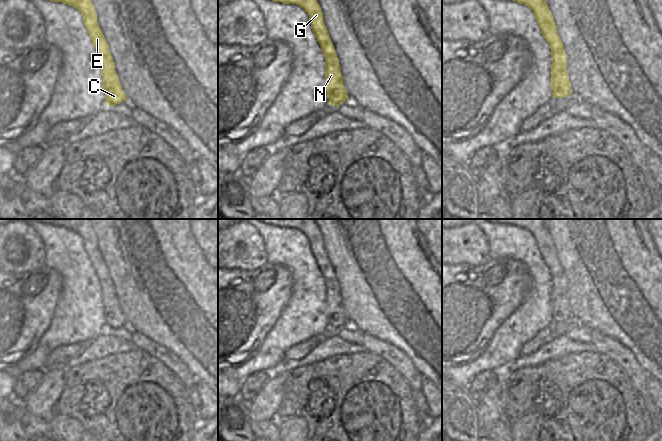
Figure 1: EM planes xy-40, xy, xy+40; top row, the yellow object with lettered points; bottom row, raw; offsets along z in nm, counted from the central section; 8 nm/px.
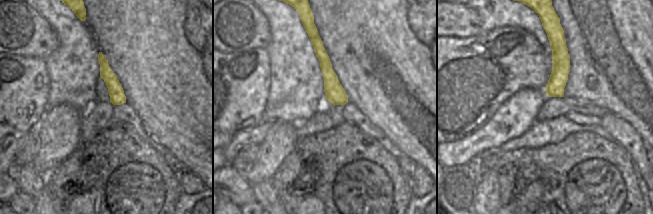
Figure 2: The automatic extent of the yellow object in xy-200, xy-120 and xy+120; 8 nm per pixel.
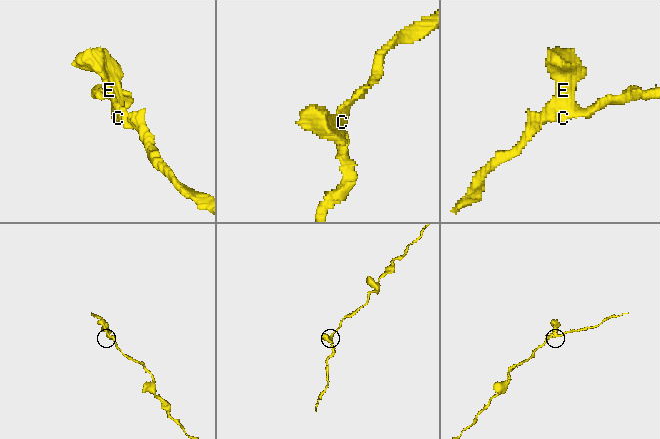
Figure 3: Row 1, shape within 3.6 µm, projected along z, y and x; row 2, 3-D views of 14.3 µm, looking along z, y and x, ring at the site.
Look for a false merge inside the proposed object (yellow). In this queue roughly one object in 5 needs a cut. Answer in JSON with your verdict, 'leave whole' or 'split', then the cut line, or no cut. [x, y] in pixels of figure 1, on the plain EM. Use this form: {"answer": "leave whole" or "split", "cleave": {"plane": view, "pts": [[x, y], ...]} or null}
{"answer": "leave whole", "cleave": null}

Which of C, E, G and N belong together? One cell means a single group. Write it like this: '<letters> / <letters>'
C E G N

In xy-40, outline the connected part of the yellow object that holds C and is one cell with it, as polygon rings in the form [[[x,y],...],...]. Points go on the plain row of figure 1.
[[[32,219],[42,224],[62,226],[76,232],[83,239],[83,247],[101,285],[101,299],[105,325],[114,330],[127,324],[115,295],[115,287],[109,275],[109,269],[99,251],[97,237],[89,219]]]

